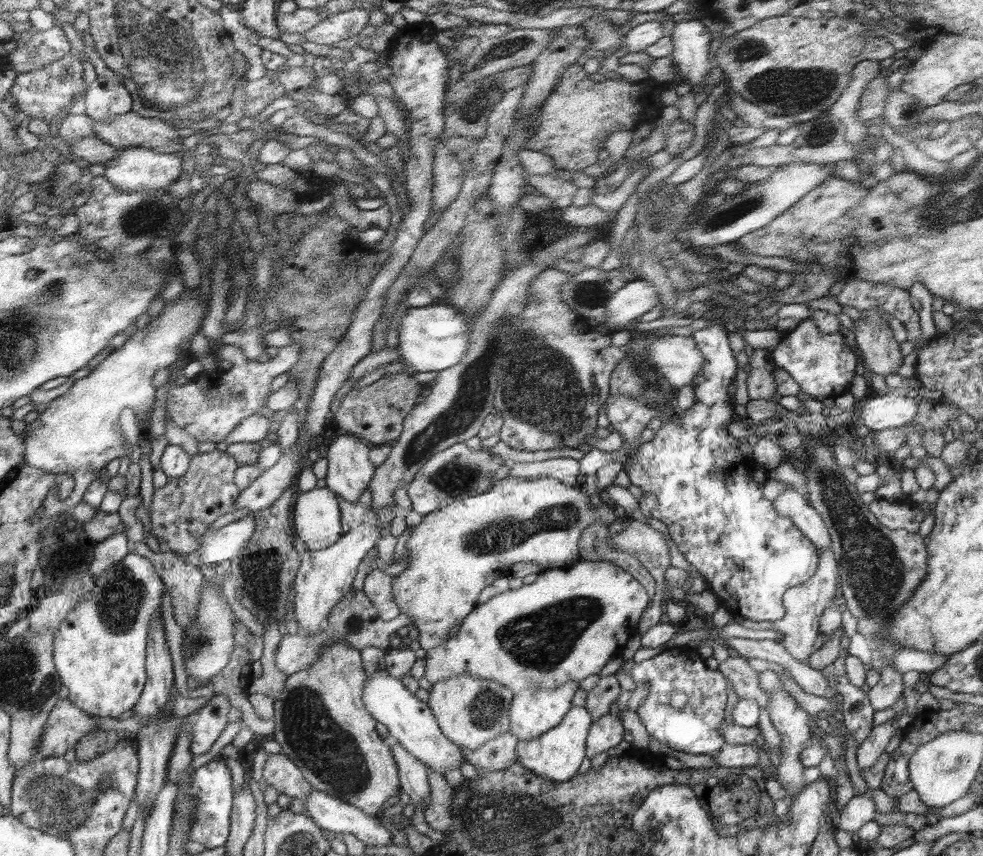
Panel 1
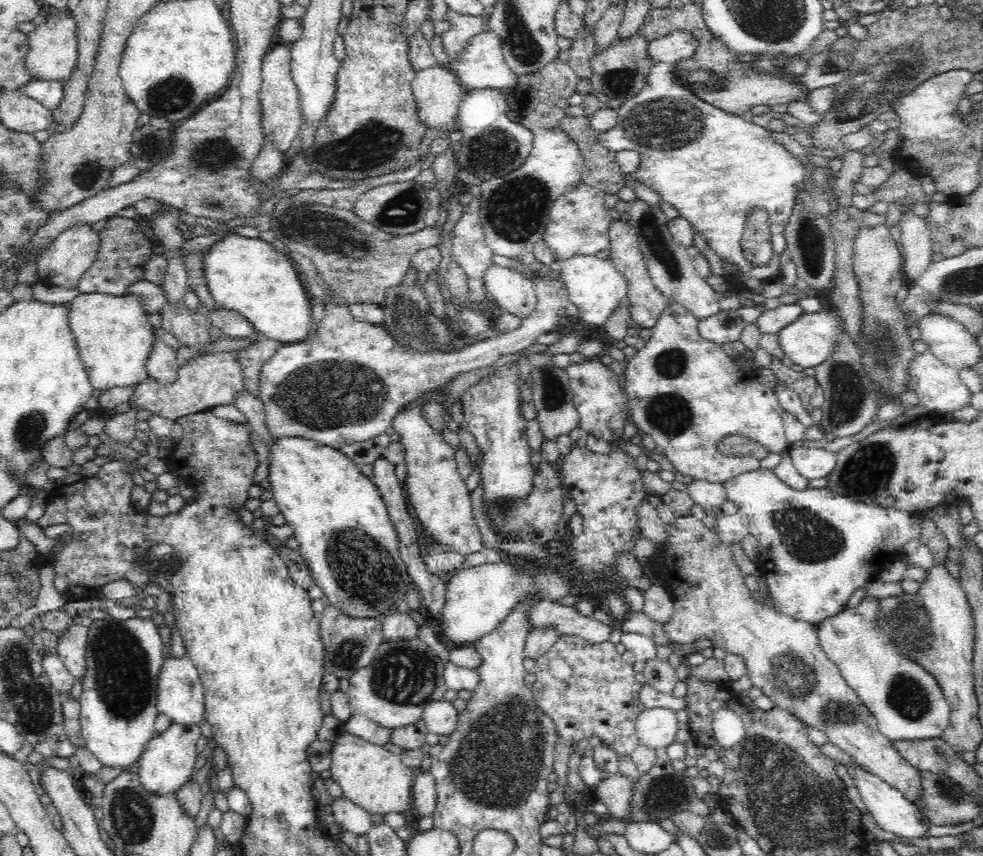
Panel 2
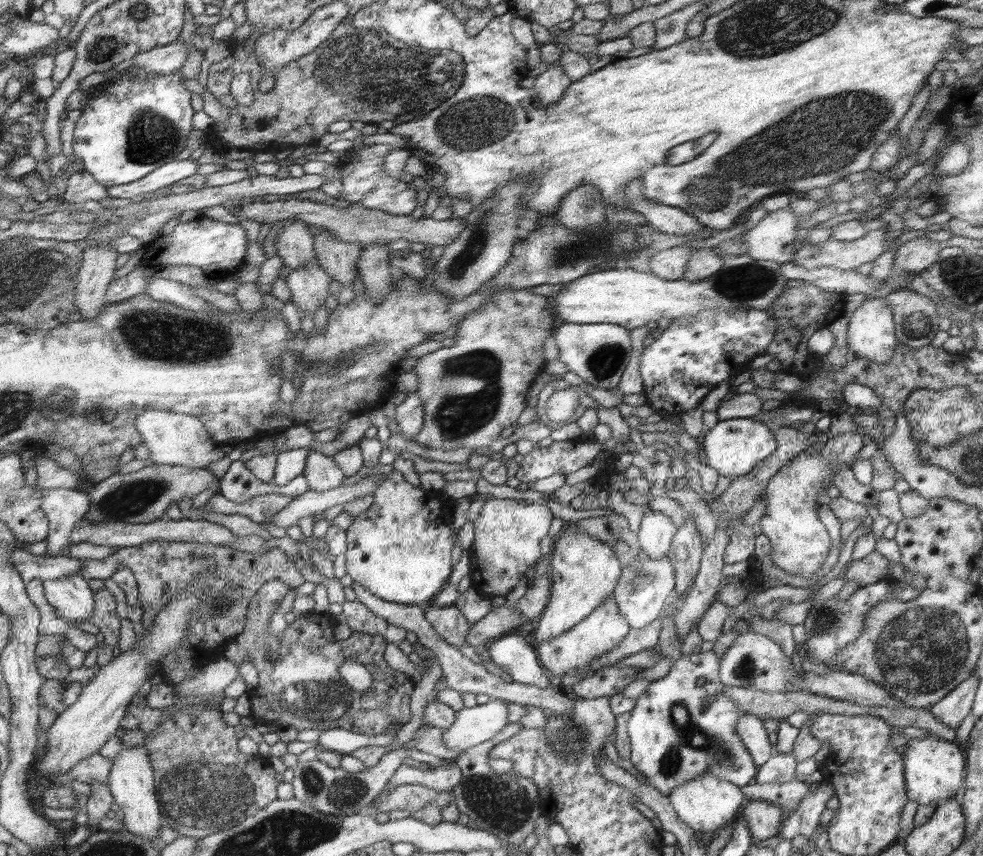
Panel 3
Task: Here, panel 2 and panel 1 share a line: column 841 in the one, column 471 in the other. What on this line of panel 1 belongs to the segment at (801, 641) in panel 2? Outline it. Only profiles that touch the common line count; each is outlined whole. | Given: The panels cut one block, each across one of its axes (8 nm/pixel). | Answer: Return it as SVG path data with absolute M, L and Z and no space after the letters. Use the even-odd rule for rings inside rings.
M469 672L440 680L432 686L427 705L439 722L441 732L460 748L475 750L488 740L509 732L513 690L494 680L479 680Z

